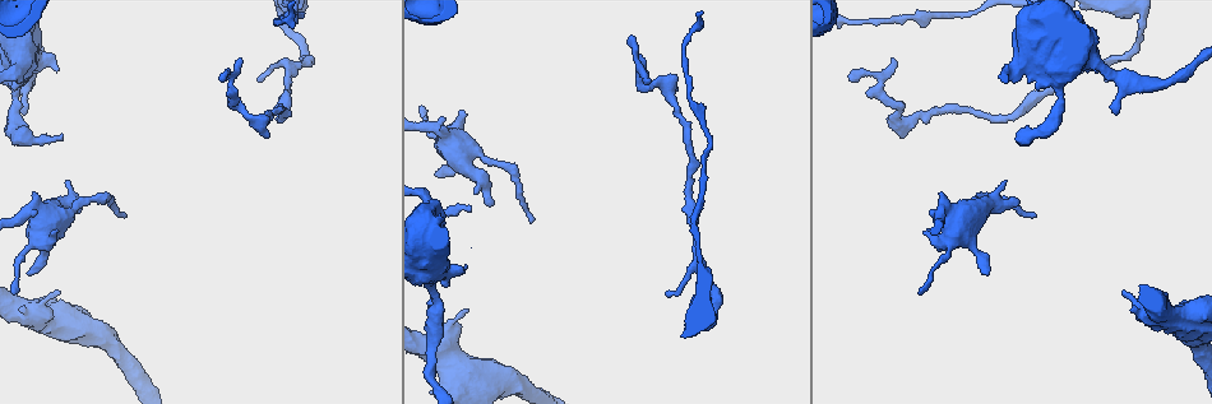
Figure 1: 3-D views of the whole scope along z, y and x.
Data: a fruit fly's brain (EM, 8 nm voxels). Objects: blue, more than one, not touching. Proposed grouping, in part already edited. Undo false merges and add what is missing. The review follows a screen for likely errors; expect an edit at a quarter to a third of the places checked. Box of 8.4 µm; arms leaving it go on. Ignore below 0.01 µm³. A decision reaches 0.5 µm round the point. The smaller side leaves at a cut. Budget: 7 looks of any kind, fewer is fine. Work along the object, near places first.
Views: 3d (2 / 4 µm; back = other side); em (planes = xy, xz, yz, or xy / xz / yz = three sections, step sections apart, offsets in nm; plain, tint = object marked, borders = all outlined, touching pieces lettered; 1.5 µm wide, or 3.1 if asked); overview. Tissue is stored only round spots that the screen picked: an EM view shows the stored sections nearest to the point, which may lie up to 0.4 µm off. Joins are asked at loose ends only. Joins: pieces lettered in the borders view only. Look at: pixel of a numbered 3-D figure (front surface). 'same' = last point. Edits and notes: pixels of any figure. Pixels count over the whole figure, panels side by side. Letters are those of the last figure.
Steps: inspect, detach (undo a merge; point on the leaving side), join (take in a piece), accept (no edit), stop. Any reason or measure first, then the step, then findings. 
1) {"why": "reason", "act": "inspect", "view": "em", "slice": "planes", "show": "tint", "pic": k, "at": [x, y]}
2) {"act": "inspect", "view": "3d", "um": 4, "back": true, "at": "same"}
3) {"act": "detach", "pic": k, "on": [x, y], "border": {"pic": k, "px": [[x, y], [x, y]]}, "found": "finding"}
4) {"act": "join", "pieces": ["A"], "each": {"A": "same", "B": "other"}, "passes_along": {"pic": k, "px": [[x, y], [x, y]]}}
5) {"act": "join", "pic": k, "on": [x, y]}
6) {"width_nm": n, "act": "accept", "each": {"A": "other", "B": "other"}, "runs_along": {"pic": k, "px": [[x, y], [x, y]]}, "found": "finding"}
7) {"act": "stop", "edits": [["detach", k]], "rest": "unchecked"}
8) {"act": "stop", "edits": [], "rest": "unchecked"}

{"why": "stops while still wide", "act": "inspect", "view": "3d", "um": 4, "pic": 1, "at": [1121, 291]}

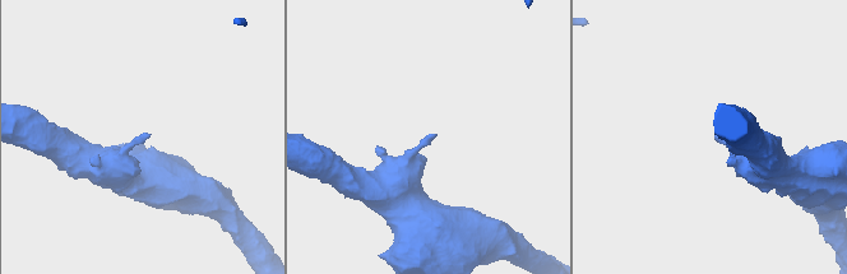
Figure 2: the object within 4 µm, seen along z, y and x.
{"why": "shape alone is not enough", "act": "inspect", "view": "em", "slice": "xy", "step": 8, "show": "borders", "pic": 2, "at": [147, 133]}

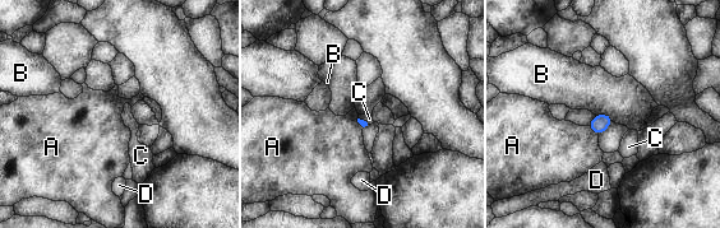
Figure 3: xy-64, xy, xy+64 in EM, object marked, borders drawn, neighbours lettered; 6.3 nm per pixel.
{"act": "inspect", "view": "em", "slice": "planes", "show": "borders", "at": "same"}

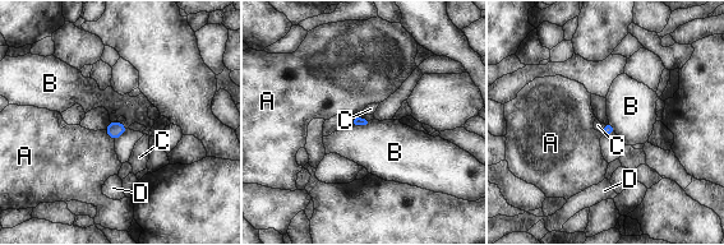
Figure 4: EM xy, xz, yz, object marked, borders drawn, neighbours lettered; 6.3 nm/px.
{"act": "accept", "each": {"A": "other", "B": "other", "C": "other", "D": "other"}, "border": {"pic": 4, "px": [[608, 121], [616, 132]]}, "found": "no lettered piece goes on from it"}

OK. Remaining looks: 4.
{"why": "an open end", "act": "inspect", "view": "3d", "um": 2, "pic": 1, "at": [530, 222]}

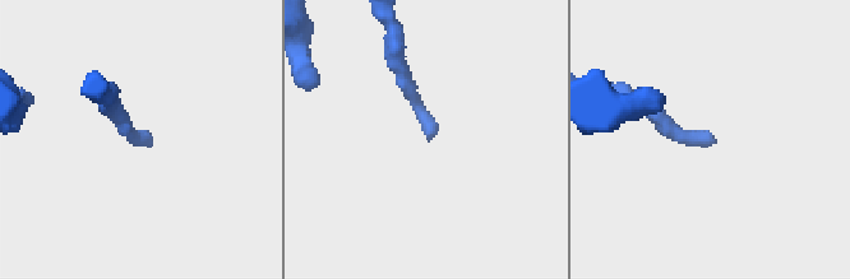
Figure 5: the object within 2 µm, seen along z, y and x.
{"act": "inspect", "view": "em", "slice": "planes", "show": "plain", "pic": 5, "at": [139, 143]}

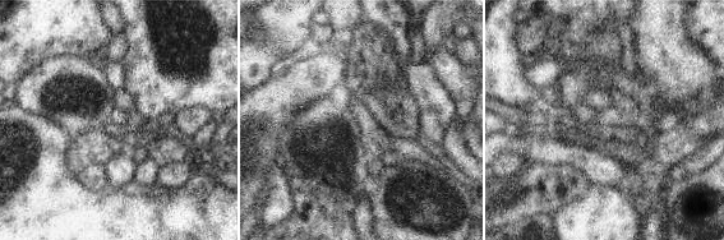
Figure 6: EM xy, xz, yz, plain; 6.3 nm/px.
{"why": "see the neighbours", "act": "inspect", "view": "em", "slice": "planes", "show": "borders", "at": "same"}

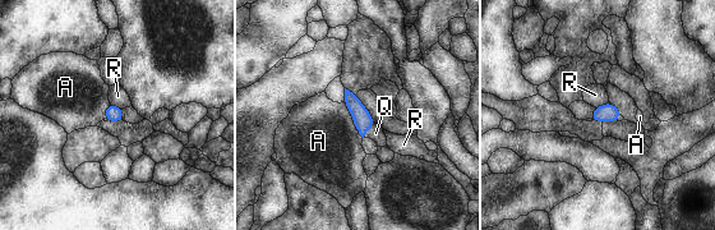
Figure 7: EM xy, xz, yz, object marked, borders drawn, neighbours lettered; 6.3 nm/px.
{"act": "join", "pieces": ["Q"], "each": {"A": "other", "Q": "same", "R": "other"}, "found": "the cell continues"}

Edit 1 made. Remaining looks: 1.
{"why": "long arm stops here", "act": "inspect", "view": "em", "slice": "planes", "show": "borders", "pic": 1, "at": [469, 208]}

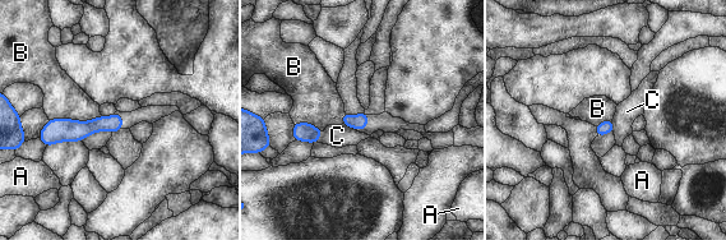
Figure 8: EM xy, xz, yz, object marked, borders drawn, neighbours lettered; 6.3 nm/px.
{"longest_contact_nm": ["B", 340], "act": "accept", "each": {"A": "other", "B": "other", "C": "other"}, "runs_along": {"pic": 8, "px": [[119, 118], [44, 137]]}, "found": "no lettered piece goes on from it"}

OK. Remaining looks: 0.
{"act": "stop", "edits": [["join", 7]], "rest": "unchecked"}

